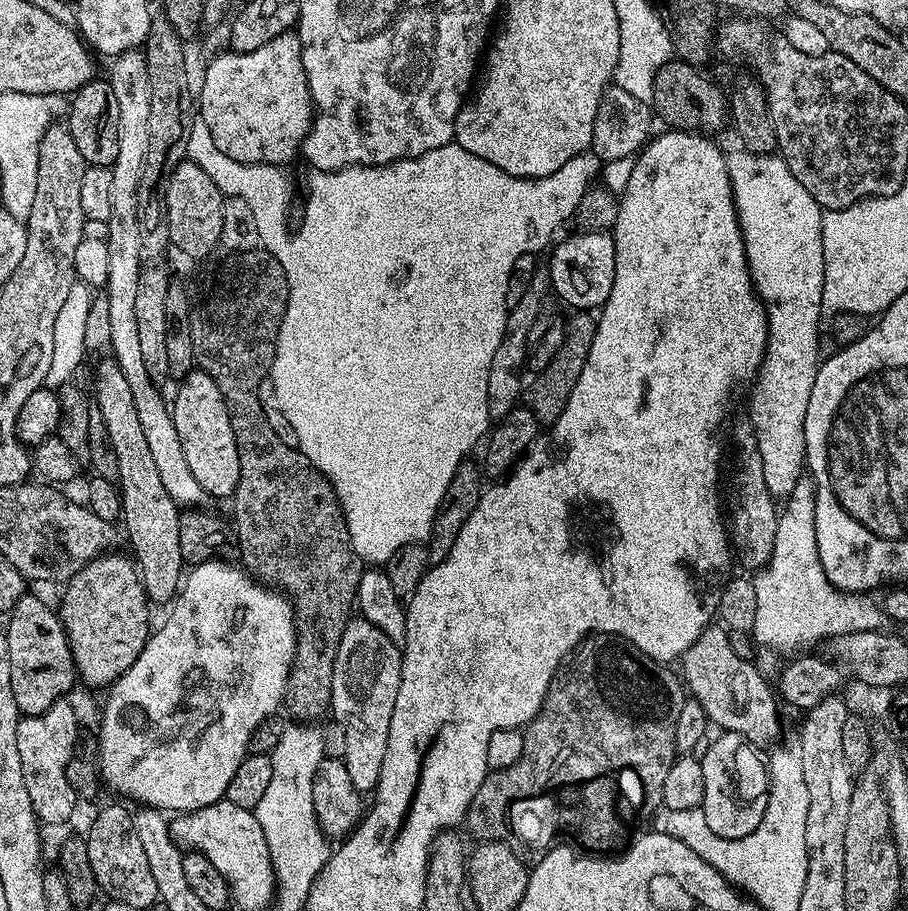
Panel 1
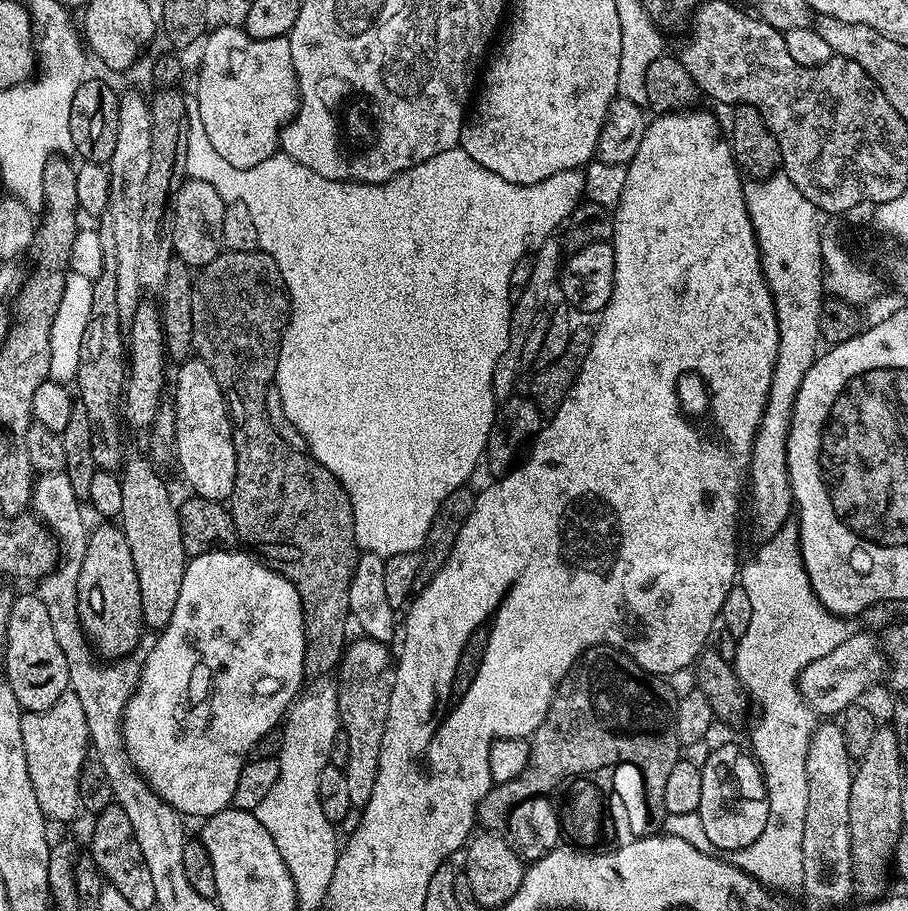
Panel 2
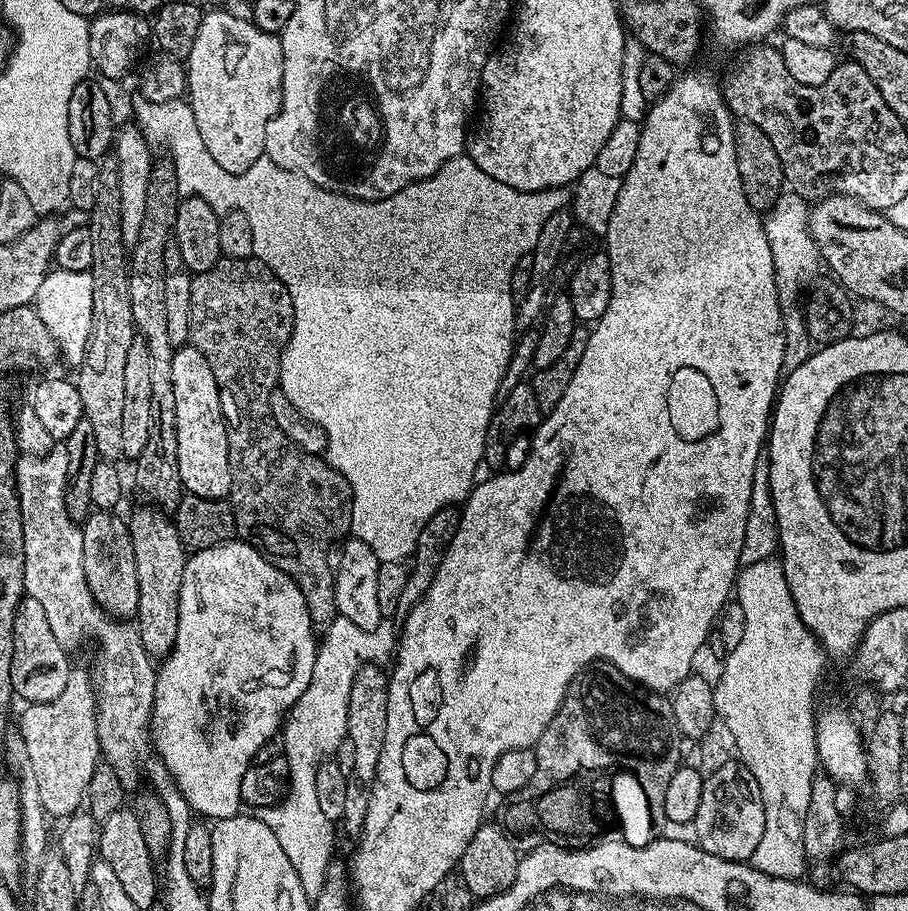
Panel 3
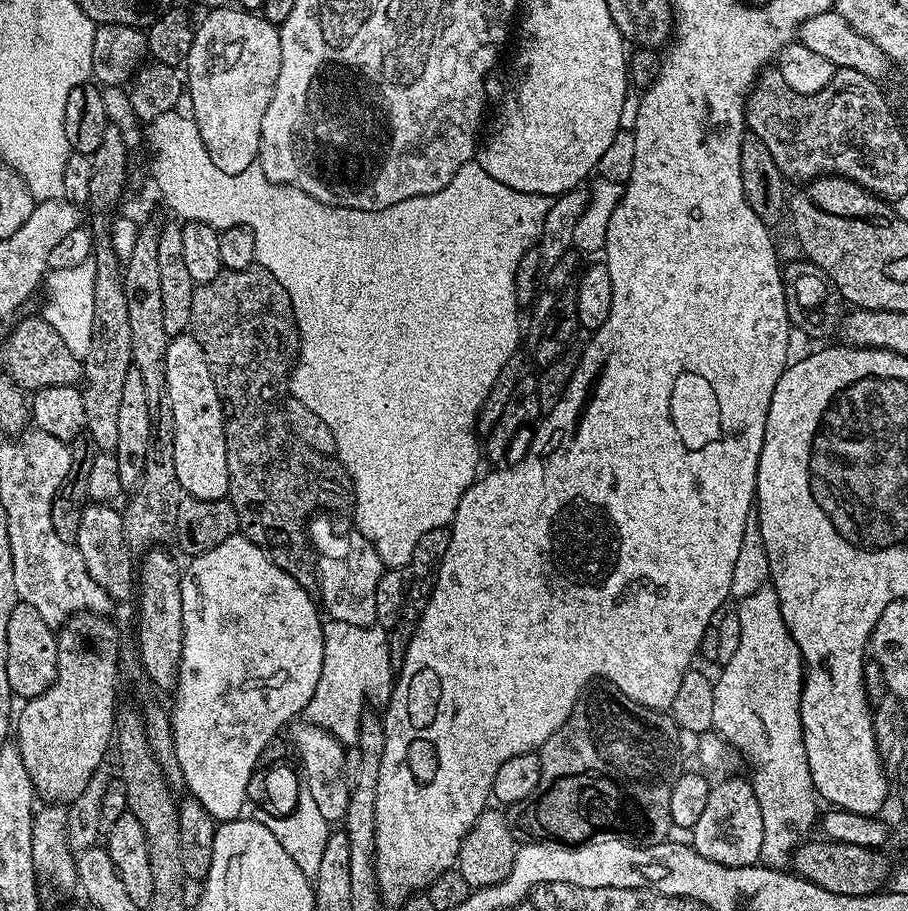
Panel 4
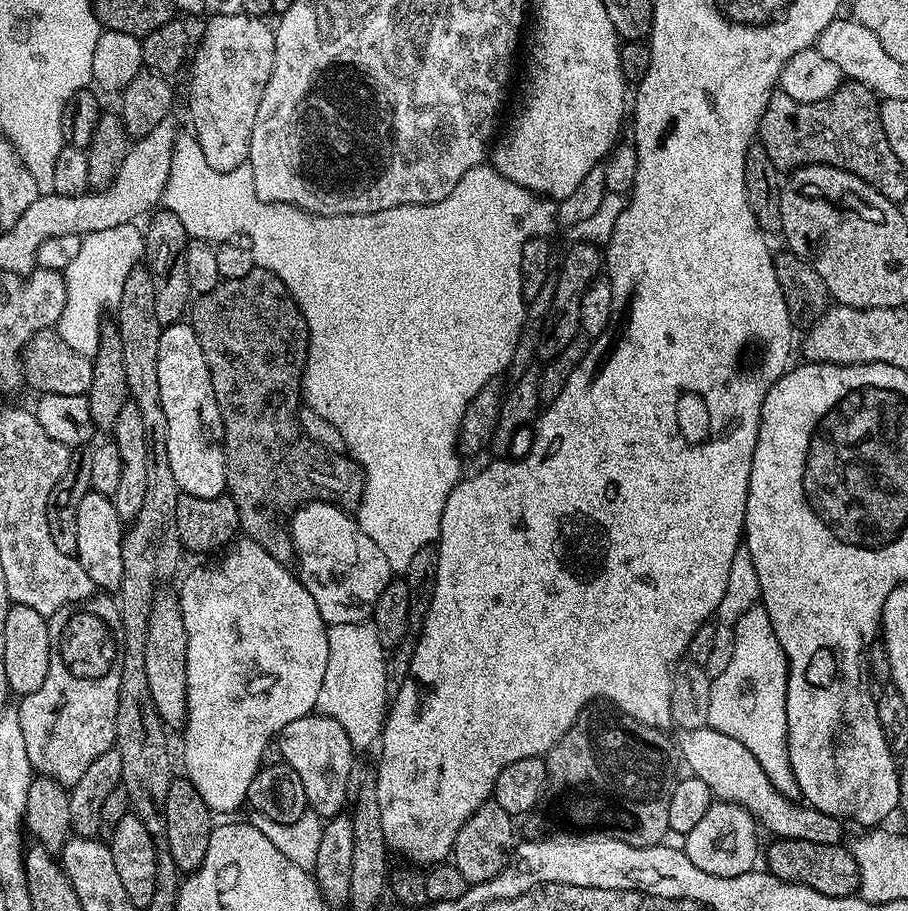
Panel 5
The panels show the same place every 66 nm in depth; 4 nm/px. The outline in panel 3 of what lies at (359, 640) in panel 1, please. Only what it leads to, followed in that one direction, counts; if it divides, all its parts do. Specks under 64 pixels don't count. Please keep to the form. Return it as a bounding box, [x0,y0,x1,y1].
[342,663,388,837]

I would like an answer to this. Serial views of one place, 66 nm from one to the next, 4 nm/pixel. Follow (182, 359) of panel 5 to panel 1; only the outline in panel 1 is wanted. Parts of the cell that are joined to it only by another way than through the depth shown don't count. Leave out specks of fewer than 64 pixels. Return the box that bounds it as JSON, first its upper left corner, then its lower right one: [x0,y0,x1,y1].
[170,370,240,497]

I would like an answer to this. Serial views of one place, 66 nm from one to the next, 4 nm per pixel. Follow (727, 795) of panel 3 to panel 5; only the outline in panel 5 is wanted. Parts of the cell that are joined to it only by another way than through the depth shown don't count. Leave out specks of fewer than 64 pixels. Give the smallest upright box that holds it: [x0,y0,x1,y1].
[682,802,757,878]

